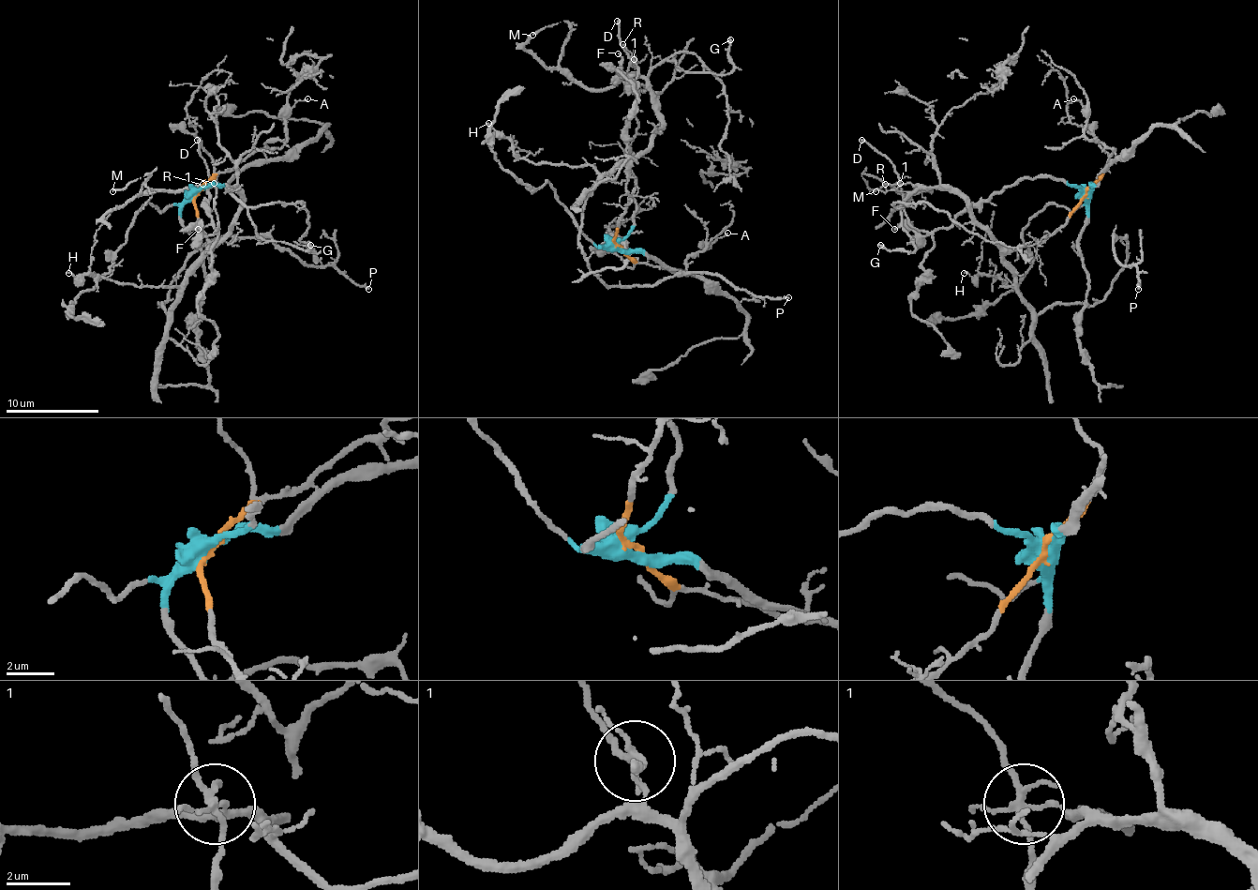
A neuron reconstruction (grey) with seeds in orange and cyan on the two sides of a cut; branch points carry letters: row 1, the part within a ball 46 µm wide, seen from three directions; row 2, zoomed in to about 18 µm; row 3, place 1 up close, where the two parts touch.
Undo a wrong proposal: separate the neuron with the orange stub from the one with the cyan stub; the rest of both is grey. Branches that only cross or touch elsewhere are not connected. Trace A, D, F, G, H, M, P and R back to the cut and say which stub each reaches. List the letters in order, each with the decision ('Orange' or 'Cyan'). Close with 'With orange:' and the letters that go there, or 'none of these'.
A: Orange
D: Cyan
F: Cyan
G: Orange
H: Orange
M: Orange
P: Orange
R: Orange
With orange: A, G, H, M, P, R

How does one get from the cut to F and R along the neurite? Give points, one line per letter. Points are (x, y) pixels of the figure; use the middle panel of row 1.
F: (618, 248), (634, 224), (627, 125), (638, 95), (624, 81), (618, 52)
R: (618, 245), (629, 166), (657, 134), (662, 120), (657, 115), (652, 90), (636, 71), (632, 52), (622, 43)

